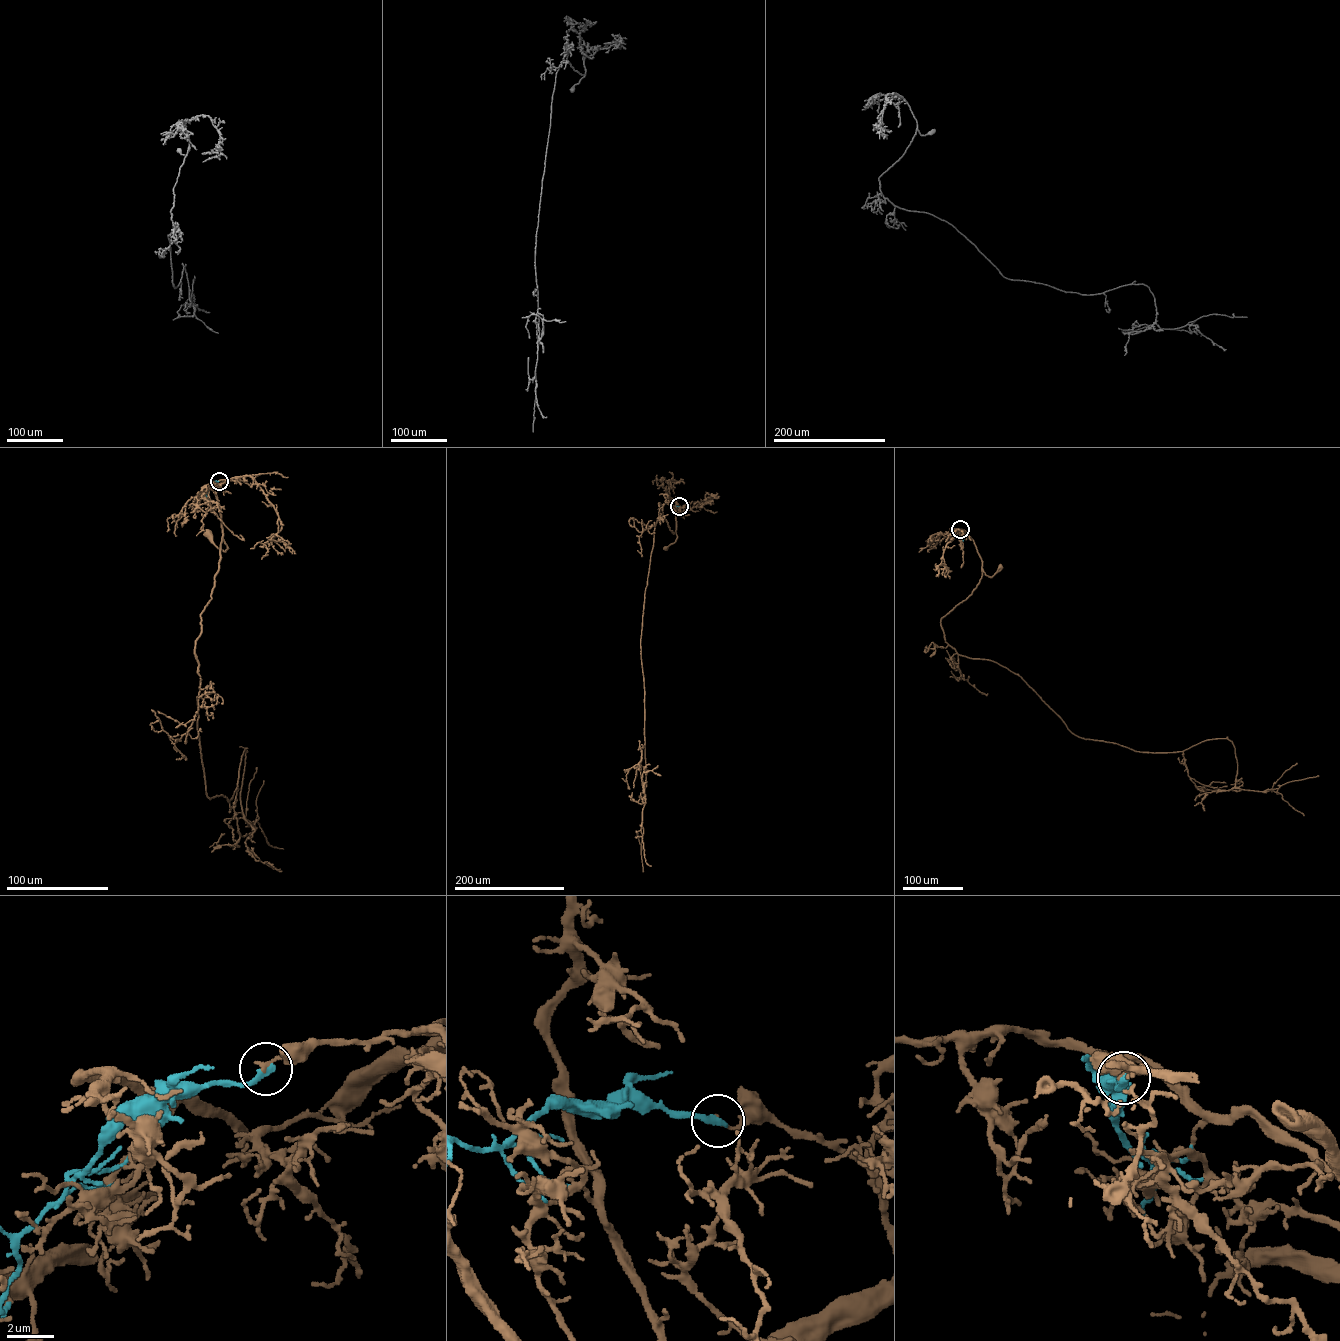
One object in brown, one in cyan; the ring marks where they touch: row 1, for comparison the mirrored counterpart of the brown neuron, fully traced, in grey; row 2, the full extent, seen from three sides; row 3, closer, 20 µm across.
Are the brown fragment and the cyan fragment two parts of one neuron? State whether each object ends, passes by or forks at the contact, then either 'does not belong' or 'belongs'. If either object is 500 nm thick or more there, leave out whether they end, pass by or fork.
brown ends | cyan ends | does not belong

